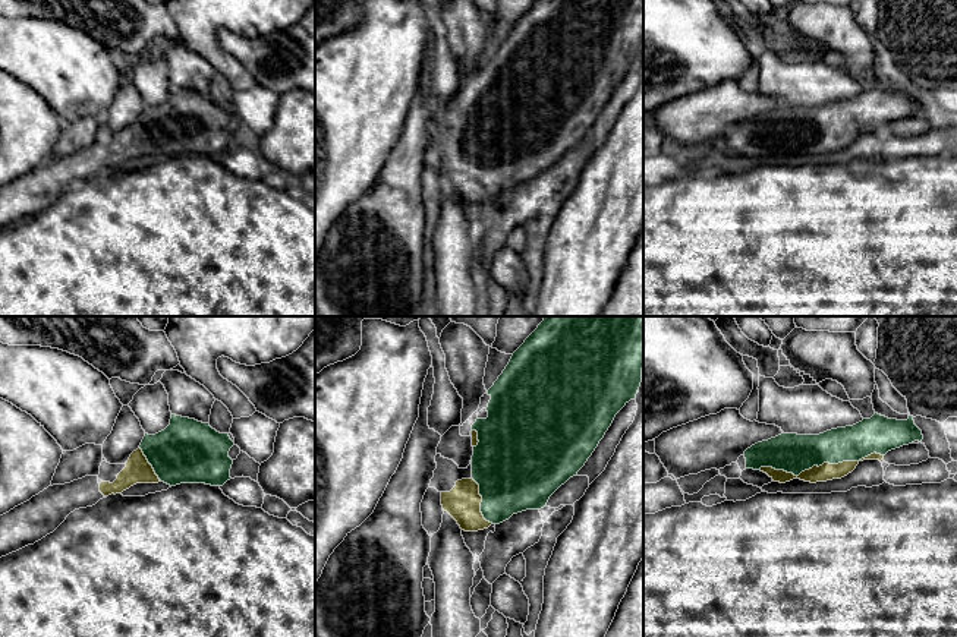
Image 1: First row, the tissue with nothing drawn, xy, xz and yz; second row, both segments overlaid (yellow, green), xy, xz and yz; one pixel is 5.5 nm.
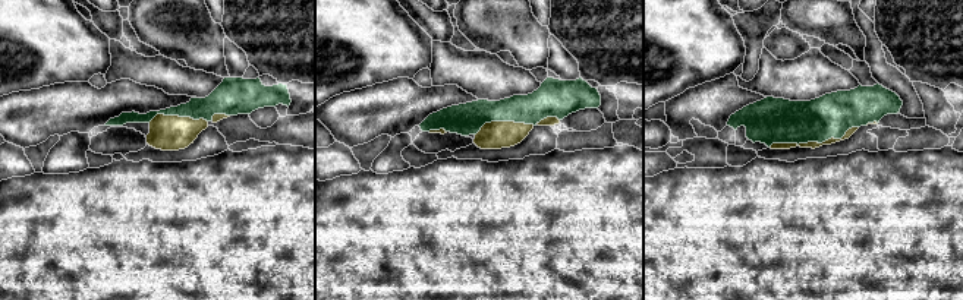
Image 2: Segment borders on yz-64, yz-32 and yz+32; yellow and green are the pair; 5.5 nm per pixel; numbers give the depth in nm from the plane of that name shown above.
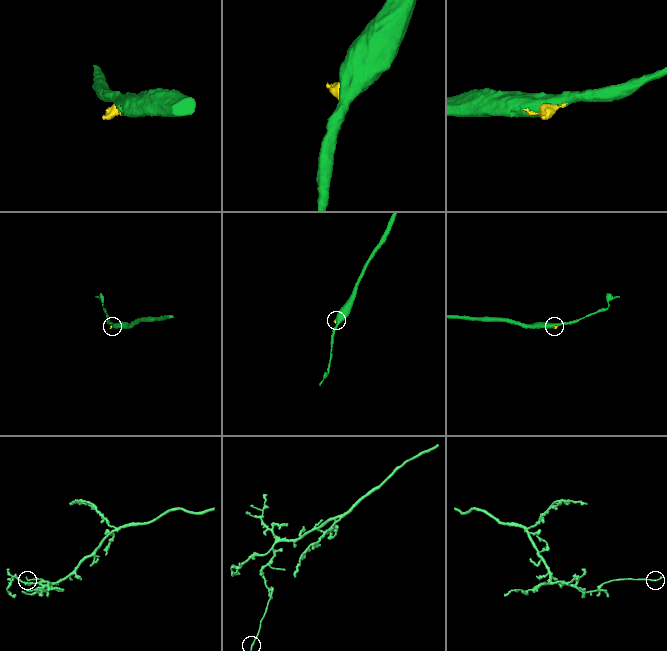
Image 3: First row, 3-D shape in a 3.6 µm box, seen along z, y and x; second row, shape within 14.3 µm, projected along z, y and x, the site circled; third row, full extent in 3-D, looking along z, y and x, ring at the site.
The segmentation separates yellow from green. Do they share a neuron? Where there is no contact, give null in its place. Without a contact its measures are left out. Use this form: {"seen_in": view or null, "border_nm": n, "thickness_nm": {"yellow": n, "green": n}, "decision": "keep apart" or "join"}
{"seen_in": "yz", "border_nm": 700, "thickness_nm": {"yellow": 100, "green": 220}, "decision": "join"}

